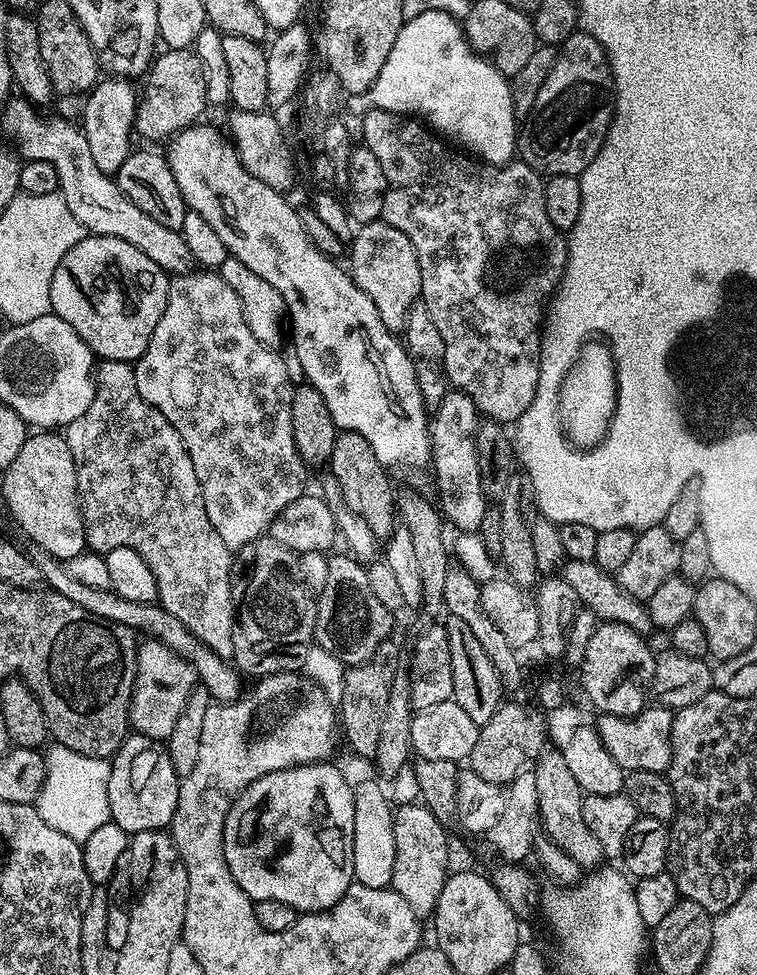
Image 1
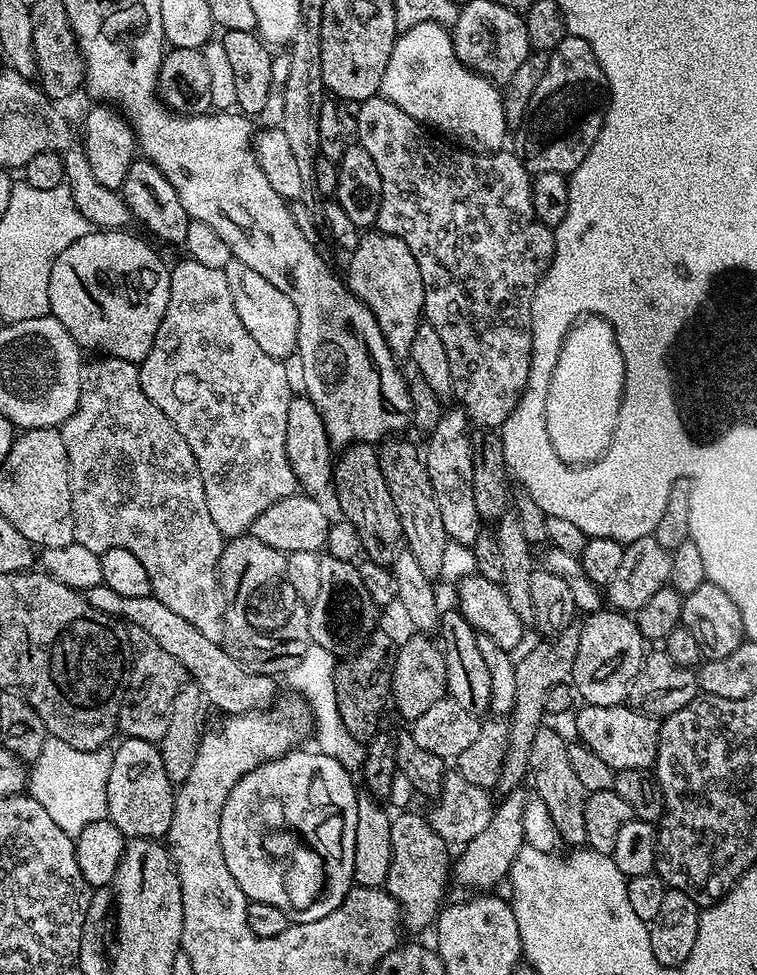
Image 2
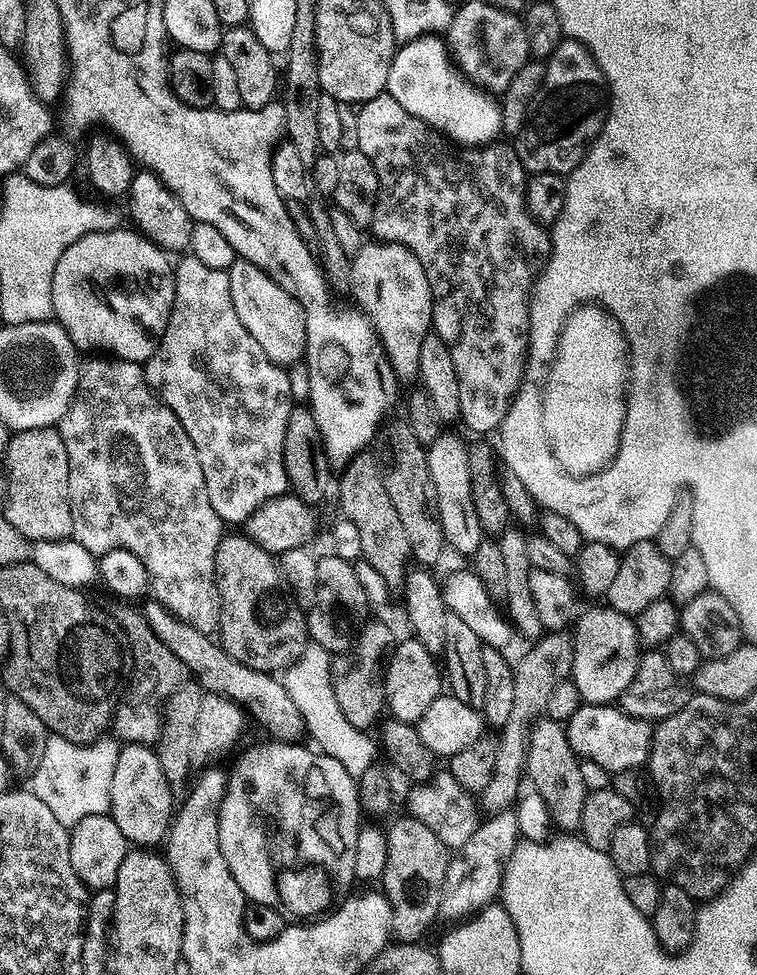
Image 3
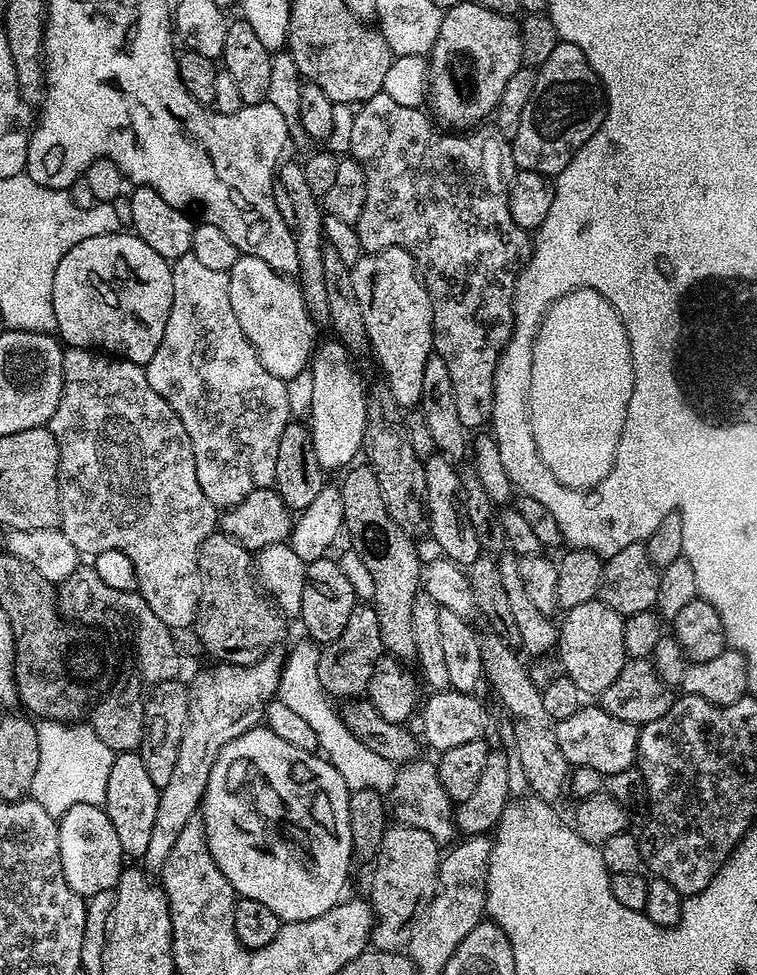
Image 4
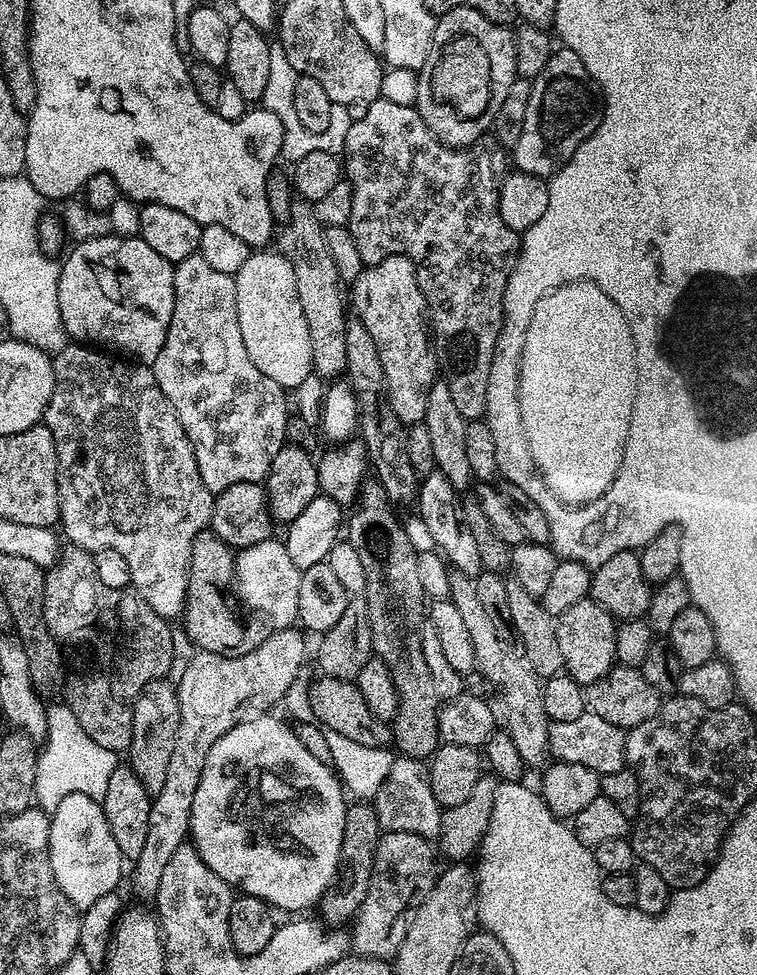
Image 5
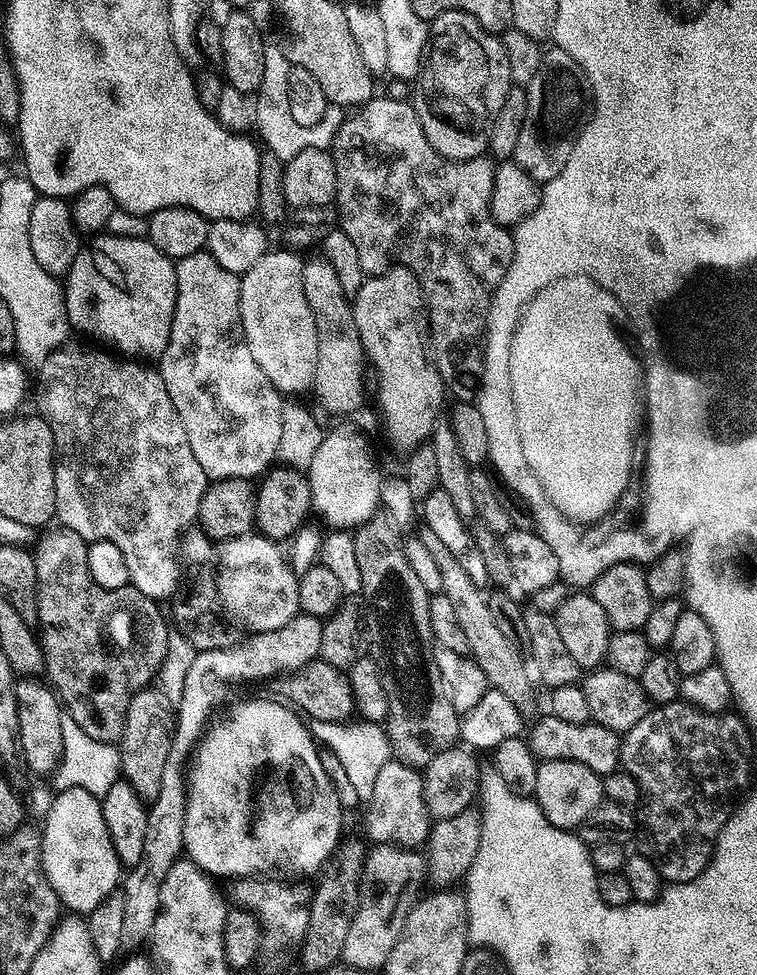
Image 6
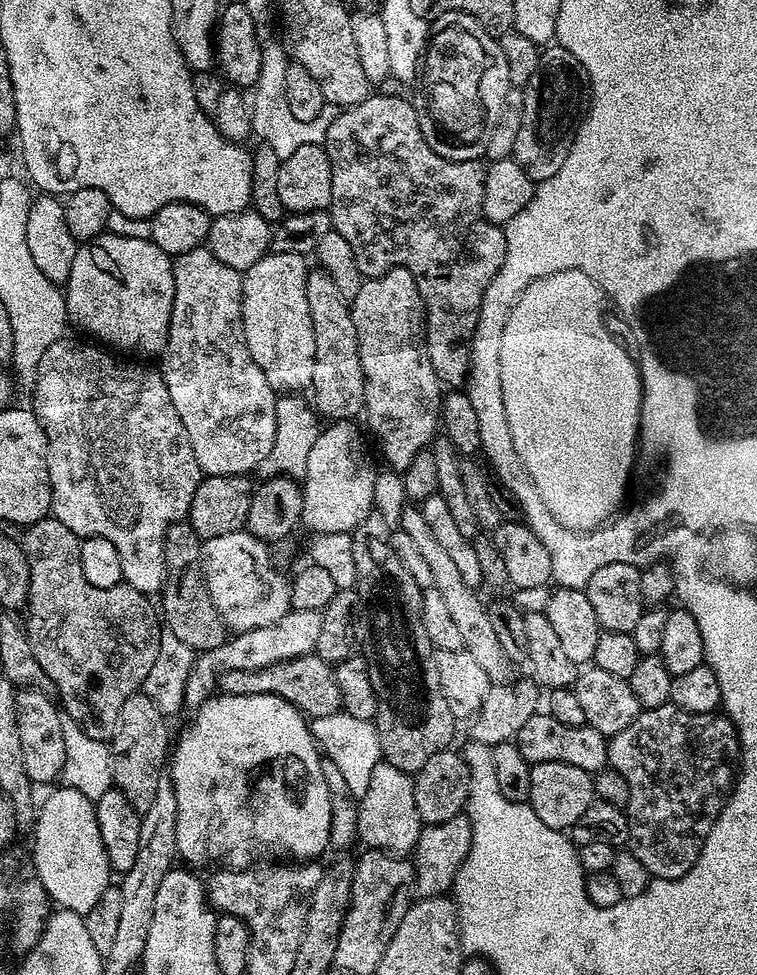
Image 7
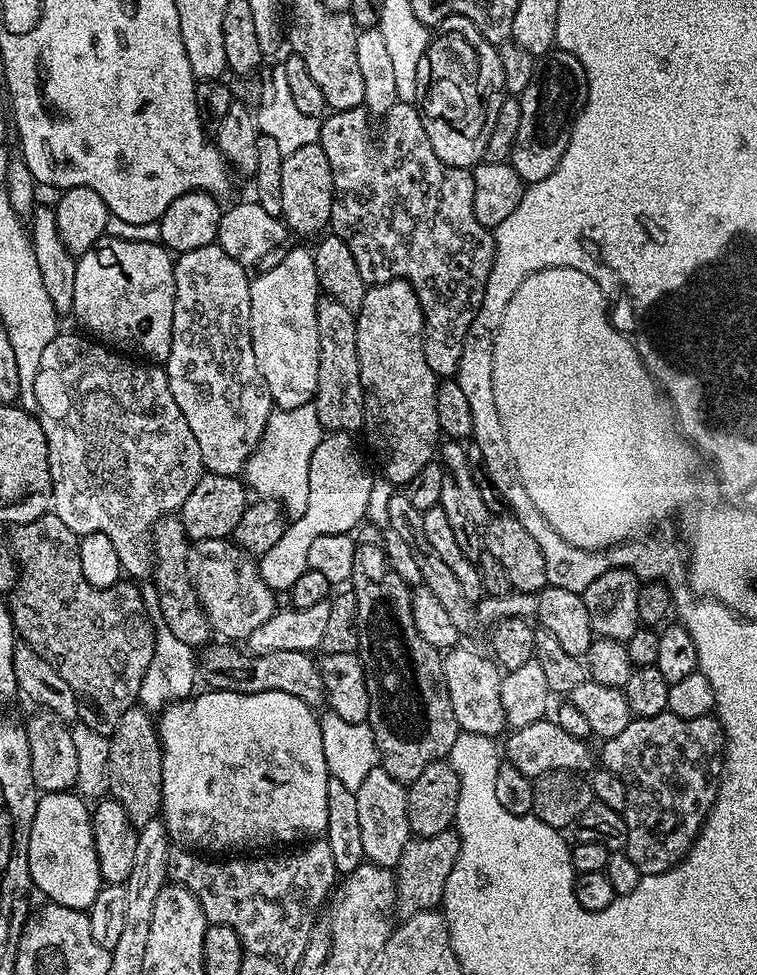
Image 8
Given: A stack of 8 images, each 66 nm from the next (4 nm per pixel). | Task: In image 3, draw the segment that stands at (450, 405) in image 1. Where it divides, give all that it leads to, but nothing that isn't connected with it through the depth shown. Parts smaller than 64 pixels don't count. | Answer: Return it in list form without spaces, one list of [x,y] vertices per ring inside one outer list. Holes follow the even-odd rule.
[[[441,434],[426,448],[426,466],[430,466],[432,492],[436,496],[436,516],[440,519],[444,543],[460,552],[461,557],[471,558],[484,539],[484,531],[474,514],[474,502],[470,498],[470,462],[468,444],[456,436]]]

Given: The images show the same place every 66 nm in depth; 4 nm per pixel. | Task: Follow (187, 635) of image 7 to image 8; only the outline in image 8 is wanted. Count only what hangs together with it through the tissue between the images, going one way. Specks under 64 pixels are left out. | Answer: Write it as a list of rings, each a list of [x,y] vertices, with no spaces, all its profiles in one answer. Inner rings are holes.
[[[179,515],[163,516],[157,524],[152,527],[150,543],[154,553],[154,571],[151,573],[151,583],[156,585],[158,598],[162,606],[162,618],[166,618],[166,626],[170,631],[186,642],[193,650],[200,650],[213,639],[212,624],[206,618],[200,599],[192,585],[192,579],[188,573],[188,550],[190,541],[184,535],[184,527]]]

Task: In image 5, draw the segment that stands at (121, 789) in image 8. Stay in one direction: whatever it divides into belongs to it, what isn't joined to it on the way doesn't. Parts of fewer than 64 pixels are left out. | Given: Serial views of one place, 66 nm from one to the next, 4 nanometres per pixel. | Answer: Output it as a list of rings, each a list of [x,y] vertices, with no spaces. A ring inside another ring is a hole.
[[[167,679],[152,680],[141,690],[140,697],[132,708],[132,741],[126,753],[128,767],[134,770],[134,774],[138,774],[142,786],[146,786],[151,797],[159,794],[162,785],[166,783],[166,766],[170,762],[170,753],[174,751],[179,721],[175,687]]]

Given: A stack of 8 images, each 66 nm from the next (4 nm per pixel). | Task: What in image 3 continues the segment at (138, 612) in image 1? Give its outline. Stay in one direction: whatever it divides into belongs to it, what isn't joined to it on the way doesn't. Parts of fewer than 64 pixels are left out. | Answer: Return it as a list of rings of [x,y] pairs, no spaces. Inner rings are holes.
[[[145,599],[142,611],[150,630],[154,630],[156,637],[182,661],[185,669],[191,675],[192,672],[196,675],[193,676],[195,683],[199,684],[205,693],[213,696],[225,696],[228,700],[235,700],[237,704],[245,706],[251,719],[253,716],[272,735],[269,737],[273,741],[300,742],[305,739],[306,729],[302,714],[298,710],[298,706],[294,706],[290,694],[275,675],[259,672],[234,658],[230,658],[230,654],[226,654],[224,650],[208,643],[203,632],[177,620],[157,600]]]

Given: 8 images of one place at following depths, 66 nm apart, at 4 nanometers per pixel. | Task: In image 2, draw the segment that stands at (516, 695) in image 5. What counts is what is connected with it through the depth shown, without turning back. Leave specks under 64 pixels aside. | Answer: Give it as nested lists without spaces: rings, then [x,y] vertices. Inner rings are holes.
[[[544,726],[534,735],[529,758],[530,783],[536,787],[535,795],[546,804],[561,841],[565,845],[572,844],[568,846],[580,846],[586,841],[586,786],[581,782],[577,765],[572,765],[572,761],[574,756],[569,741],[564,741],[554,729]]]

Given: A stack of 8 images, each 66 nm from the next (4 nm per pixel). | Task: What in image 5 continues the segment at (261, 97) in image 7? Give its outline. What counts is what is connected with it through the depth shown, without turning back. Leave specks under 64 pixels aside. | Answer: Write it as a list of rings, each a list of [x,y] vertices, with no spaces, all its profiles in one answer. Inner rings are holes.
[[[270,43],[270,78],[266,82],[262,106],[270,114],[274,114],[274,118],[278,118],[278,122],[282,124],[284,137],[280,150],[283,159],[288,159],[288,162],[295,162],[306,158],[306,154],[314,154],[314,150],[343,153],[346,134],[354,119],[353,113],[348,113],[351,111],[345,105],[333,104],[330,110],[330,122],[324,130],[321,132],[306,130],[306,126],[302,126],[302,122],[298,122],[298,114],[294,114],[294,82],[297,75],[294,66],[290,66],[290,58],[286,58],[280,43]]]

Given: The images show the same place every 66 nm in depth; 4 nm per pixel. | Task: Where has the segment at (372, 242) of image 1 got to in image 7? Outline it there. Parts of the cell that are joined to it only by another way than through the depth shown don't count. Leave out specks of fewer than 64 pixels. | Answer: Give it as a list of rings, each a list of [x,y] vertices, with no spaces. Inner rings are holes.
[[[391,268],[386,274],[365,279],[356,297],[350,301],[350,307],[364,375],[364,412],[377,442],[380,443],[380,452],[386,462],[384,464],[393,472],[402,474],[408,469],[410,462],[414,462],[414,458],[418,458],[418,454],[435,441],[441,427],[442,385],[424,350],[424,300],[420,297],[418,282],[414,282],[414,274],[410,274],[410,270]]]

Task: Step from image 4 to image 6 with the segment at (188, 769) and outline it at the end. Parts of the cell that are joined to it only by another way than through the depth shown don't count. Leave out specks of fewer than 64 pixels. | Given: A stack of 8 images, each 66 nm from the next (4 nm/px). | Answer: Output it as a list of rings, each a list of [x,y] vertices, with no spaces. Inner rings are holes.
[[[298,614],[293,620],[286,622],[286,626],[249,635],[249,640],[241,639],[234,648],[196,653],[194,663],[186,674],[186,686],[182,686],[182,698],[174,708],[176,729],[172,731],[170,755],[166,757],[166,766],[162,766],[162,783],[158,786],[158,798],[154,798],[154,802],[147,805],[148,825],[142,858],[138,858],[134,867],[127,869],[122,880],[126,902],[122,934],[129,945],[147,941],[151,937],[152,927],[160,909],[162,882],[166,882],[170,866],[174,866],[174,862],[181,859],[184,852],[182,826],[186,826],[188,801],[186,765],[213,719],[212,684],[252,684],[255,680],[268,680],[271,676],[280,678],[285,674],[297,672],[299,668],[319,657],[323,629],[319,617]]]

